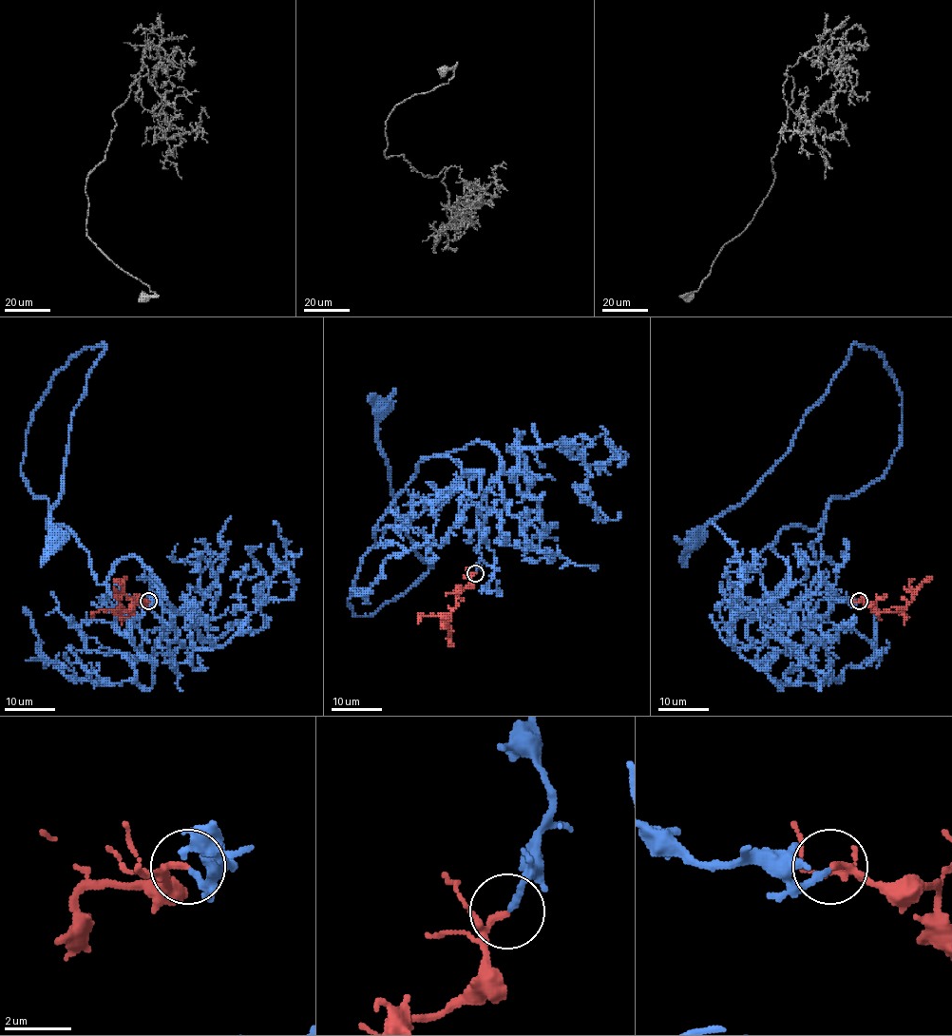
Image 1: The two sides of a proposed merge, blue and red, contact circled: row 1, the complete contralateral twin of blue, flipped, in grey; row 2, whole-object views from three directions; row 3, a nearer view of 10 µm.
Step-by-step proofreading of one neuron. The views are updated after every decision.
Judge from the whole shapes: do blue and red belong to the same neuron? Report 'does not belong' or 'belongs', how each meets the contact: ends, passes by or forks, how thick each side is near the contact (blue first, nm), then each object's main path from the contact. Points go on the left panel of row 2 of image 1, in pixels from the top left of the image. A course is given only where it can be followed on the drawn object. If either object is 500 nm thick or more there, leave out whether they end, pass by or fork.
belongs | blue ends | red passes by | 190/140 nm | blue via (149, 602), (177, 640), (162, 585), (136, 557), (97, 583), (20, 470), (52, 375), (104, 343), (55, 541) | red via (147, 602), (134, 604), (131, 611), (123, 607), (120, 596), (123, 581), (127, 576)

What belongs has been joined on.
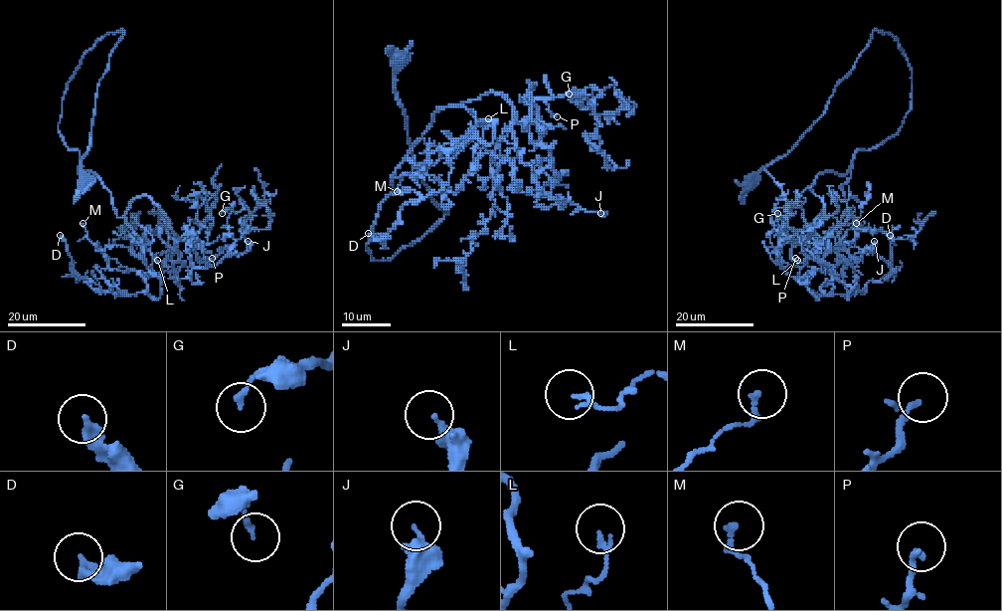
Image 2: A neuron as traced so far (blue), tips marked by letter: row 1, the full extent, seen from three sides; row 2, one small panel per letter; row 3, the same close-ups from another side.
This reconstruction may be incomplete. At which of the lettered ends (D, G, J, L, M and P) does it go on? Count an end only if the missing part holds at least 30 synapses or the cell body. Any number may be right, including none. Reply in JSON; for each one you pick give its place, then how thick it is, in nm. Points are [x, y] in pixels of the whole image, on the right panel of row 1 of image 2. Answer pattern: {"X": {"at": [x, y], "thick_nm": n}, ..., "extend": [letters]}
{"extend": []}

